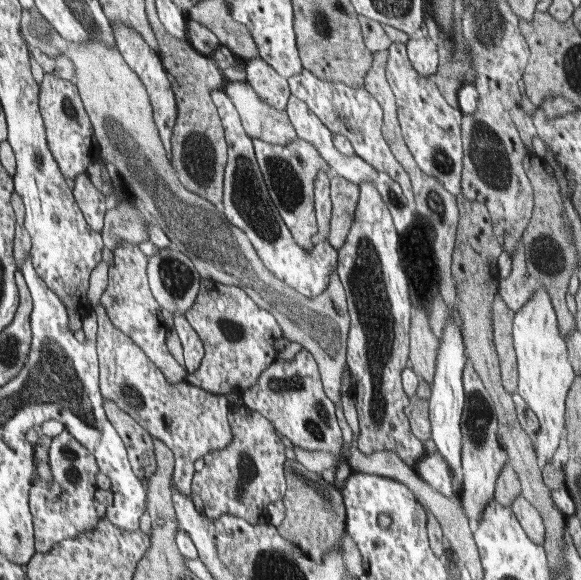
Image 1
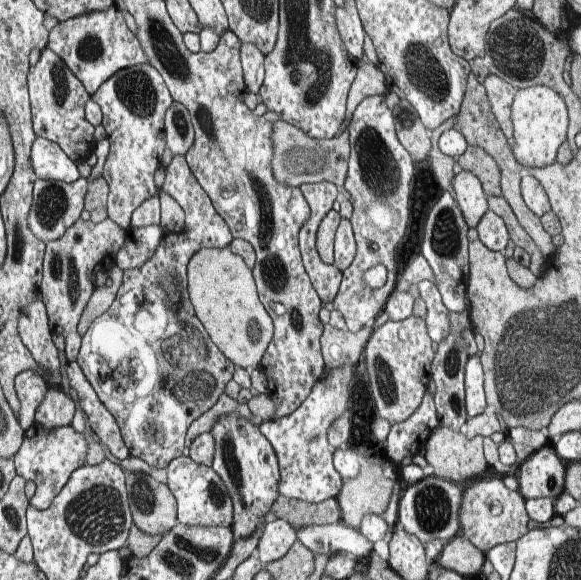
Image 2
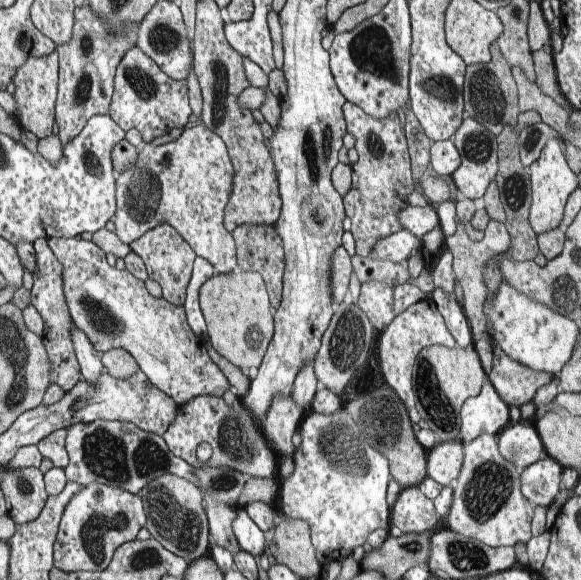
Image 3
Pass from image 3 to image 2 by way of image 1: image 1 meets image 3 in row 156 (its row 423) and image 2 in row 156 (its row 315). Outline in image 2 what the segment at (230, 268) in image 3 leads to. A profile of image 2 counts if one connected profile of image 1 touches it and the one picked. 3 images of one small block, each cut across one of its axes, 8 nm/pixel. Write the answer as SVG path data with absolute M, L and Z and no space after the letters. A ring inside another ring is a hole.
M100 140L94 154L98 157L98 163L92 167L90 178L80 178L78 182L66 183L63 181L48 181L47 179L38 179L33 185L33 205L30 210L28 222L29 230L33 236L41 242L56 241L64 235L64 232L74 225L76 220L80 219L82 210L85 208L85 195L87 192L88 179L101 177L101 173L109 156L109 141Z

